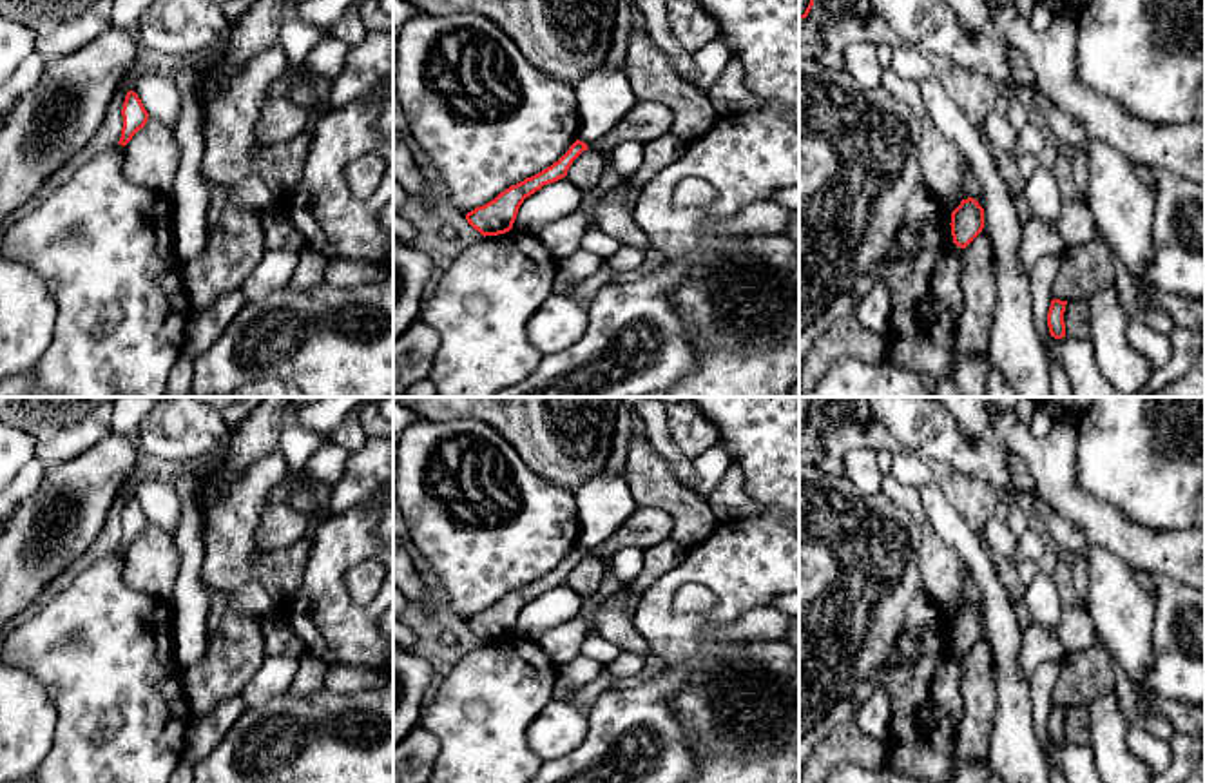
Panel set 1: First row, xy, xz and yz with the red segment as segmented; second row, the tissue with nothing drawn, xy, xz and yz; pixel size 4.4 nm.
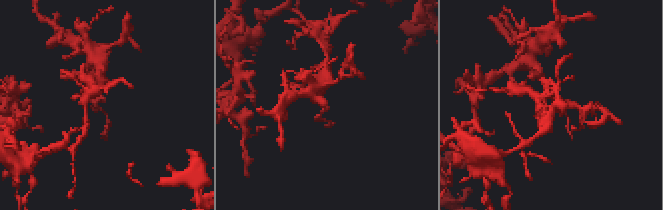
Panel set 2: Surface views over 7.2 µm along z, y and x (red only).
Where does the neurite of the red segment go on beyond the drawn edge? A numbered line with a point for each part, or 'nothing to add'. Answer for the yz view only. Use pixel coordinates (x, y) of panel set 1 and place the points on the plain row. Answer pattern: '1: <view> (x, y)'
nothing to add

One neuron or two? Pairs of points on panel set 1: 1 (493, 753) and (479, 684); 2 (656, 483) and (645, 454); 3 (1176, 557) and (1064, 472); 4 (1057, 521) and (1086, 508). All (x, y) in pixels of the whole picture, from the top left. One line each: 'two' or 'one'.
1: one
2: one
3: one
4: two

